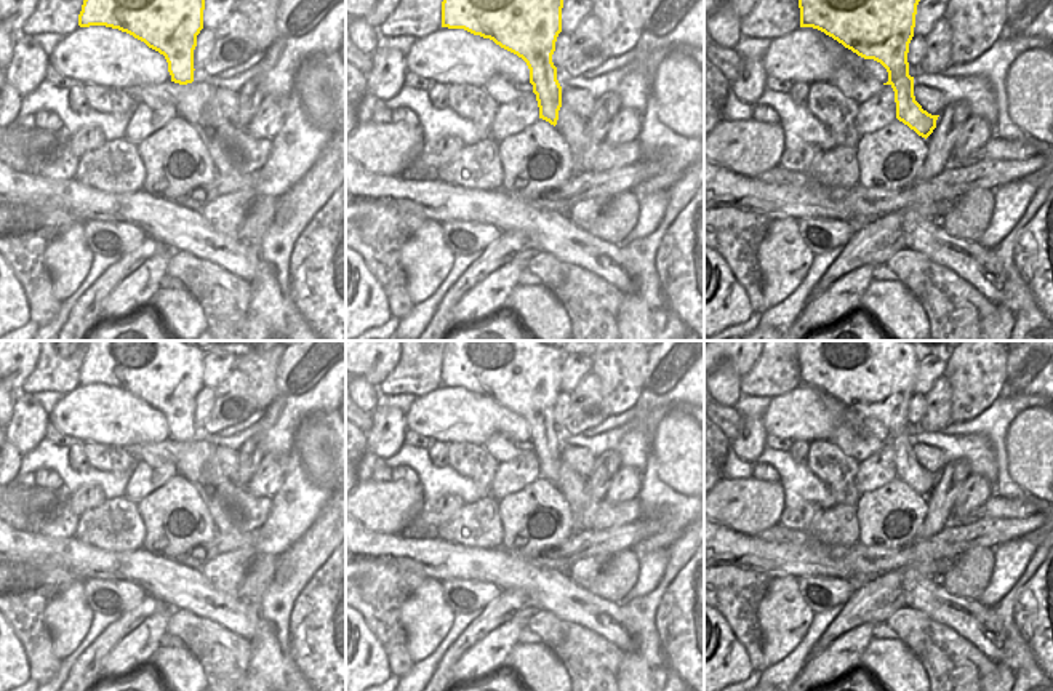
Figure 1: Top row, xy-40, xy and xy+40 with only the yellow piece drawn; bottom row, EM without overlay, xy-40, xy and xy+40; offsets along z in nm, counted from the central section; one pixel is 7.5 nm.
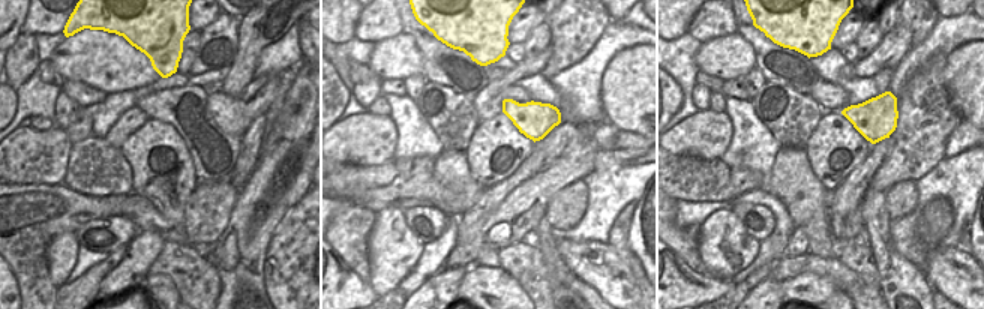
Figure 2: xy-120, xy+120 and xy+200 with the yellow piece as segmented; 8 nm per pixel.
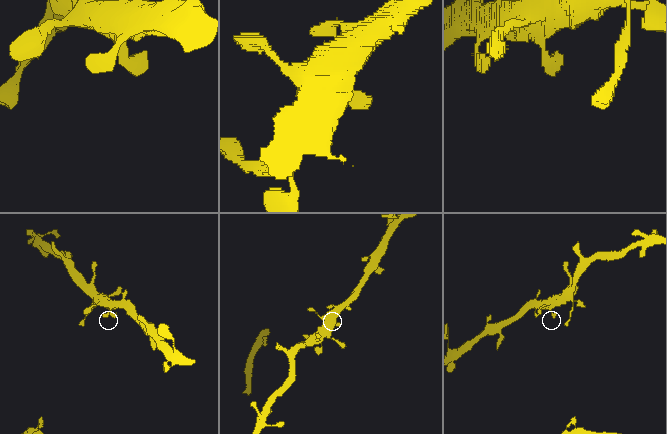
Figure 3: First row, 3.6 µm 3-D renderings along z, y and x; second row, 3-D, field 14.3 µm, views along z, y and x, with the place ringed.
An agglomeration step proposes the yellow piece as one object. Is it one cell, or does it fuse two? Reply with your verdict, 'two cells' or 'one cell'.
one cell

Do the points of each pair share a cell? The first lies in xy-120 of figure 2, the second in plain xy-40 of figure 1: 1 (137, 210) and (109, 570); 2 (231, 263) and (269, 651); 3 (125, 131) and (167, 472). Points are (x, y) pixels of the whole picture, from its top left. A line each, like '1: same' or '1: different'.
1: same
2: same
3: same

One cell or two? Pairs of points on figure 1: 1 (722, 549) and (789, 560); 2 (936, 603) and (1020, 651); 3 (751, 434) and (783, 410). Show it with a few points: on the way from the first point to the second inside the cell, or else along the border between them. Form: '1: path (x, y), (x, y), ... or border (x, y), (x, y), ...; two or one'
1: path (738, 549), (773, 559); one
2: path (957, 613), (999, 650); one
3: border (760, 418), (768, 434); two

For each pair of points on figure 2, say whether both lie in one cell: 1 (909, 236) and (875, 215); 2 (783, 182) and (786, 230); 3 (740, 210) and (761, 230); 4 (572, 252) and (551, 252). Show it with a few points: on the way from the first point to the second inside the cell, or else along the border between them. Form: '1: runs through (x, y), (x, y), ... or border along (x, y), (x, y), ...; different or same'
1: border along (890, 221), (891, 245), (903, 257); different
2: border along (770, 194), (780, 201), (794, 225); different
3: runs through (749, 210), (756, 210), (764, 221); same
4: border along (558, 236), (557, 252), (572, 272); different

